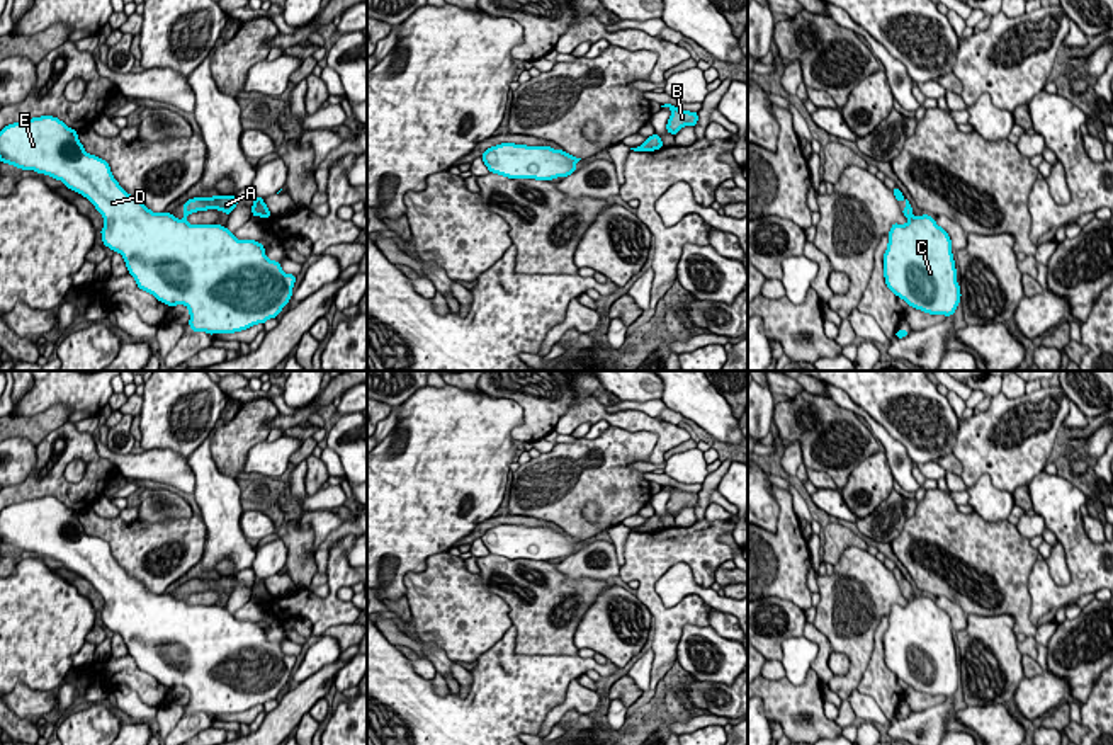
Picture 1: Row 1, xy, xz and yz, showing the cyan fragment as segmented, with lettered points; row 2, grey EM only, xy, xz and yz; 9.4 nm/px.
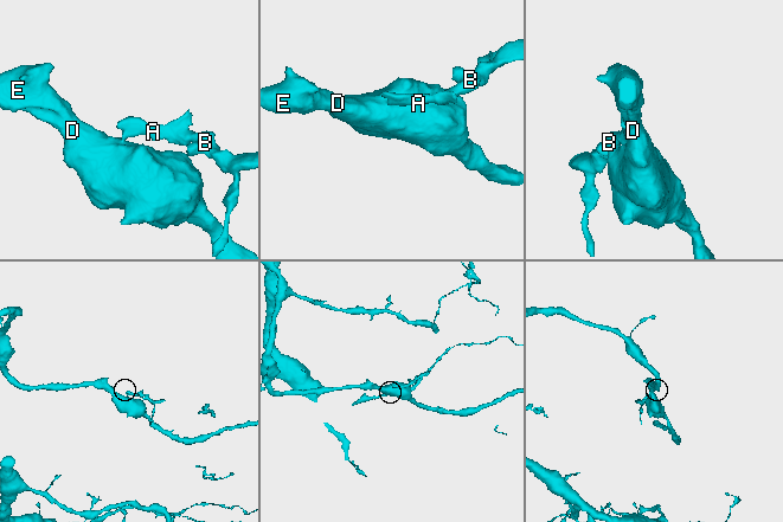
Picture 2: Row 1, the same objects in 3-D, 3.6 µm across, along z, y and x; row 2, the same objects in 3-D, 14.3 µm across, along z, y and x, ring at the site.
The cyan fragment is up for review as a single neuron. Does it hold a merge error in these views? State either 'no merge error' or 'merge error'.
merge error

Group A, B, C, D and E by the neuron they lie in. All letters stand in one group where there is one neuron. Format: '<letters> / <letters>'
A B / C D E

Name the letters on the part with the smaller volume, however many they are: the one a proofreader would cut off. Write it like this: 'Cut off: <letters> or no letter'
Cut off: A, B

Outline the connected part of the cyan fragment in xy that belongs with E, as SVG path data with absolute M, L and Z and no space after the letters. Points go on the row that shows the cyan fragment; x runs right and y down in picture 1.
M54 116L14 122L0 131L0 162L61 180L87 197L104 218L102 243L122 255L138 287L168 306L189 308L192 332L234 333L277 318L296 282L255 240L238 240L221 225L190 225L172 213L153 213L127 194L110 165L85 151L78 133Z

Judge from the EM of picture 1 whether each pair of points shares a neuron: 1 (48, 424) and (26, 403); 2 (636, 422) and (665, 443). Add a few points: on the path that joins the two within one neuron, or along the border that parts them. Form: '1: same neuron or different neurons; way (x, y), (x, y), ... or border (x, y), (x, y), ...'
1: different neurons; border (73, 412), (63, 405), (51, 405), (21, 415)
2: same neuron; way (644, 422), (653, 424), (663, 434)

